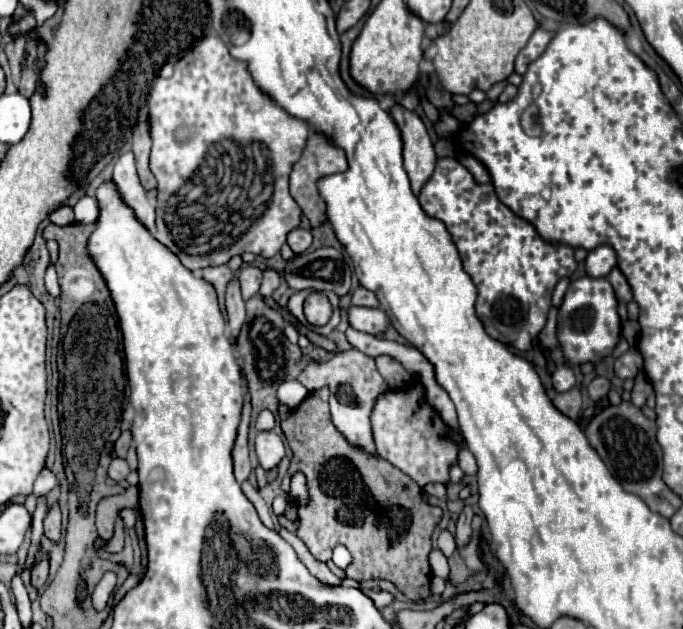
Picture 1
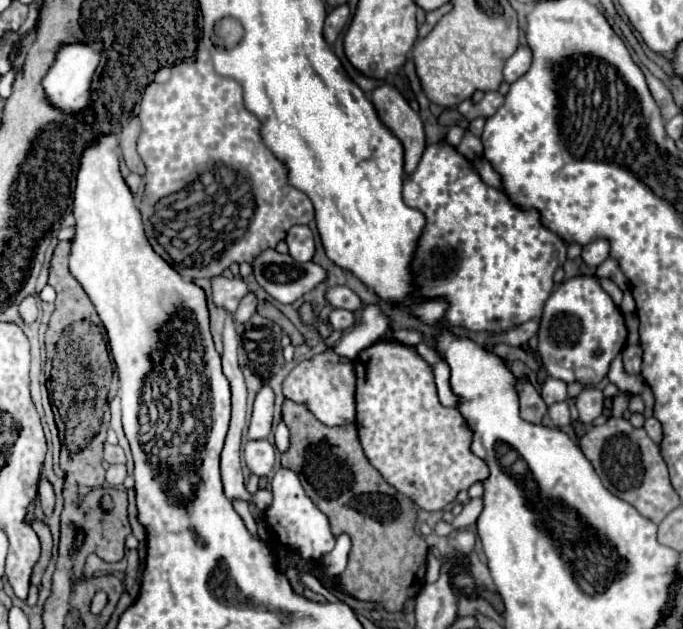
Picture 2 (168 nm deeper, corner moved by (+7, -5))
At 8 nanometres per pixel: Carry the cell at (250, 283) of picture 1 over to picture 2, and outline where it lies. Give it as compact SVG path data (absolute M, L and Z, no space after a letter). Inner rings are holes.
M218 275L218 277L212 277L210 283L212 283L214 305L226 309L228 313L234 313L240 299L248 293L248 287L242 279L226 279L226 277Z

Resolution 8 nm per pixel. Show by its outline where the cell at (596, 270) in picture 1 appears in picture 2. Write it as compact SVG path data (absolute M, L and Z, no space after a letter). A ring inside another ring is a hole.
M596 239L582 247L582 259L588 267L598 267L610 257L610 243L606 239Z

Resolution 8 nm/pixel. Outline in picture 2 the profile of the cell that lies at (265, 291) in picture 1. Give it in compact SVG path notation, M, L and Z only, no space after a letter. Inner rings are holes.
M248 293L248 295L240 301L238 309L234 311L234 319L236 319L236 323L246 323L254 313L256 313L256 297L254 297L252 293Z

